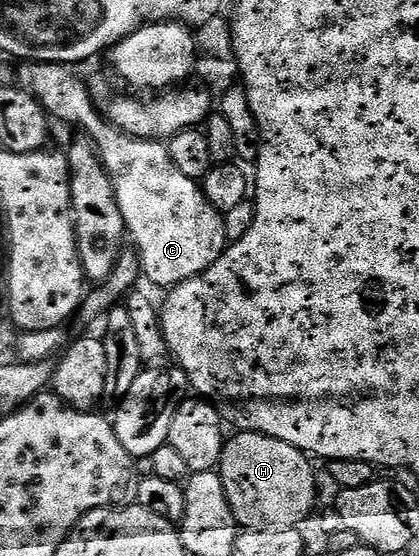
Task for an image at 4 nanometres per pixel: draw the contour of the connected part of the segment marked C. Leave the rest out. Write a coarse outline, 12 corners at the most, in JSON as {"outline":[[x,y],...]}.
{"outline":[[74,68],[17,81],[95,147],[144,278],[174,287],[227,248],[224,214],[163,141],[95,110]]}

